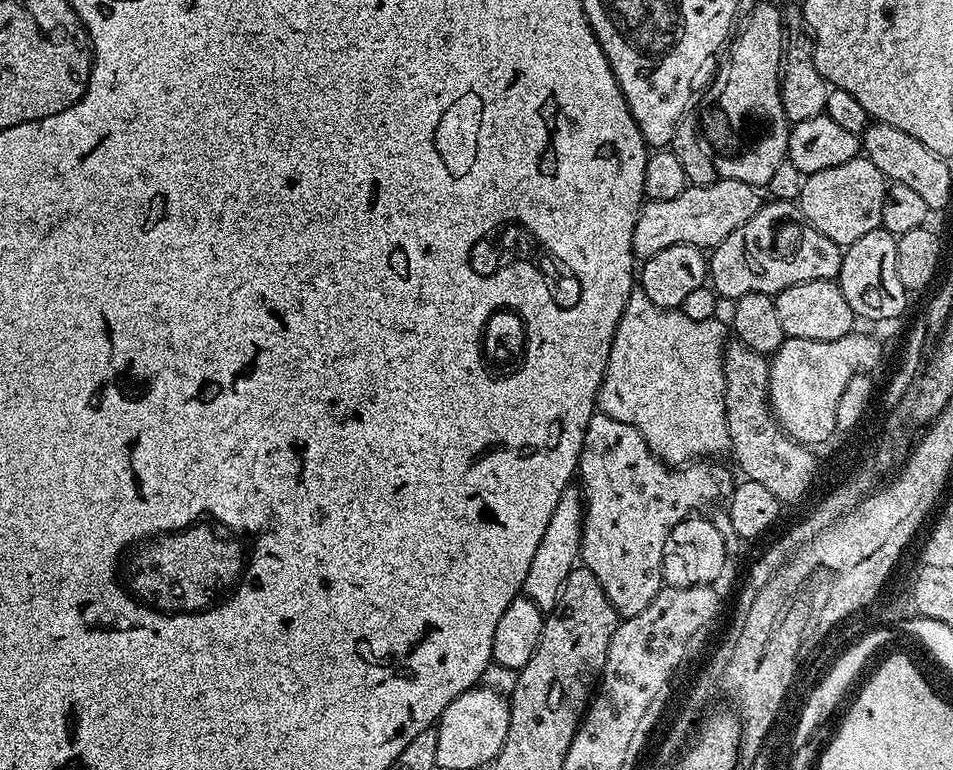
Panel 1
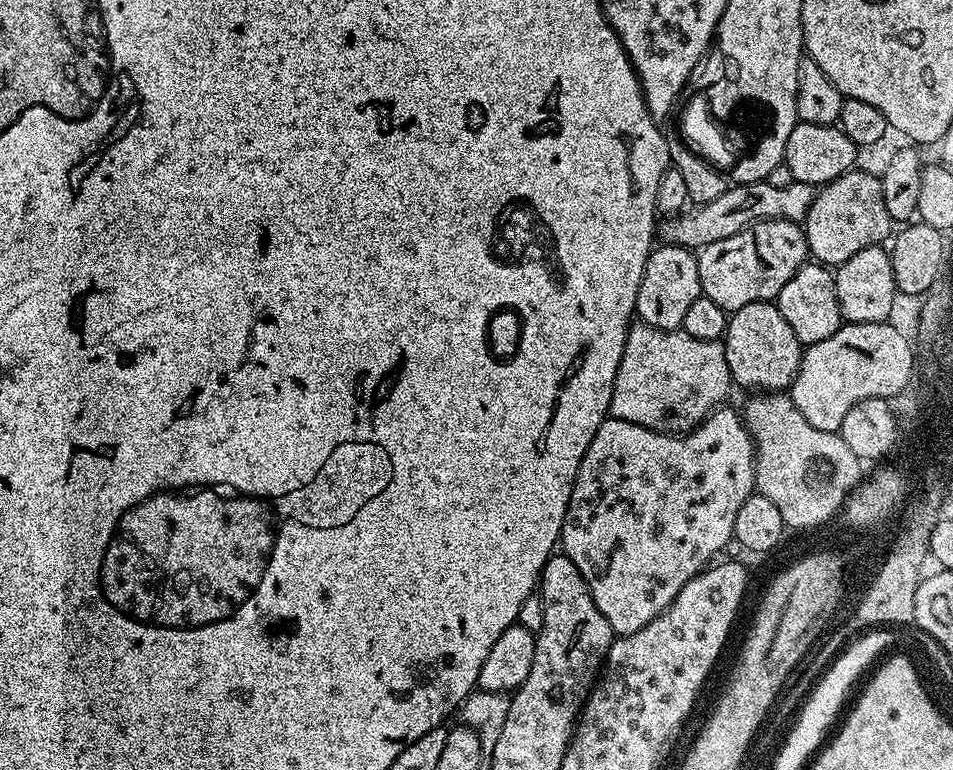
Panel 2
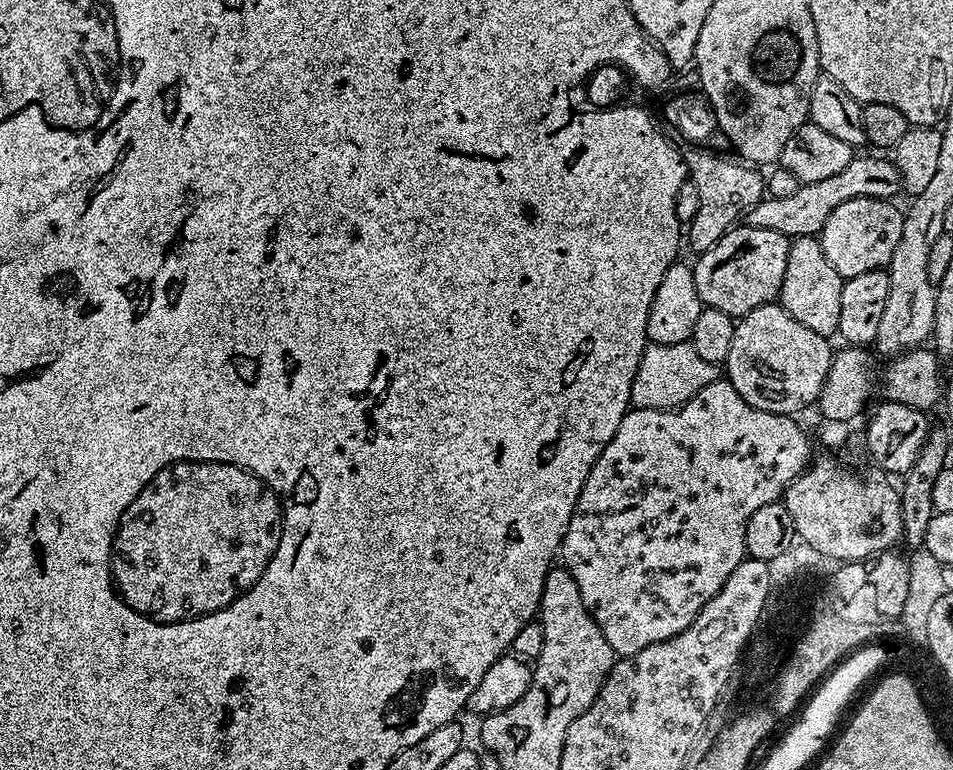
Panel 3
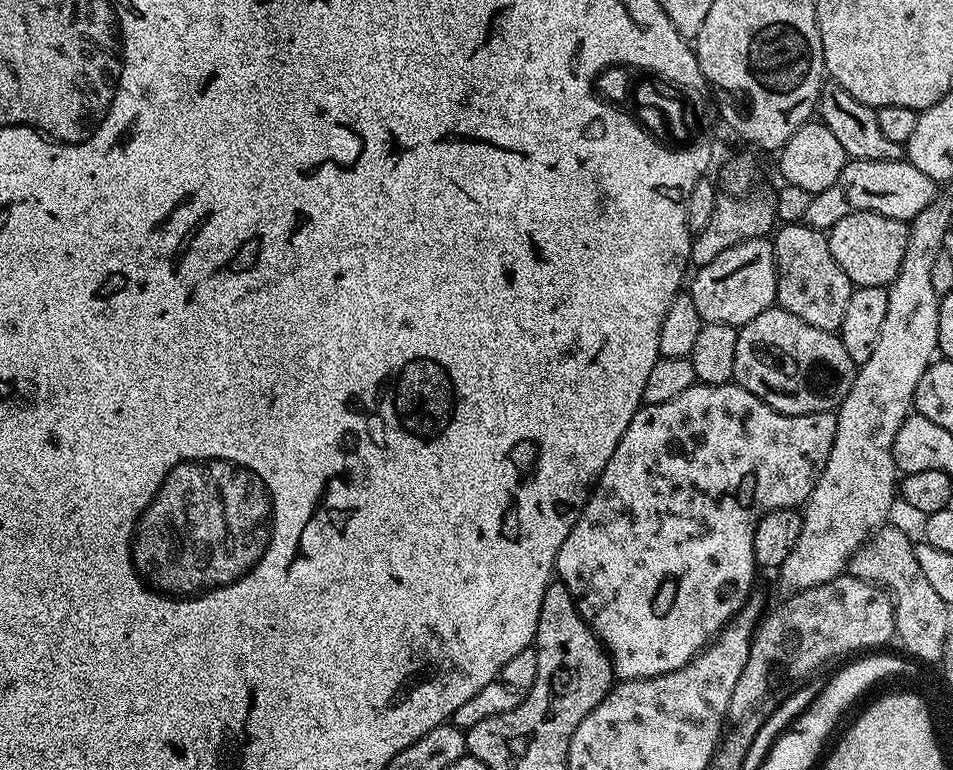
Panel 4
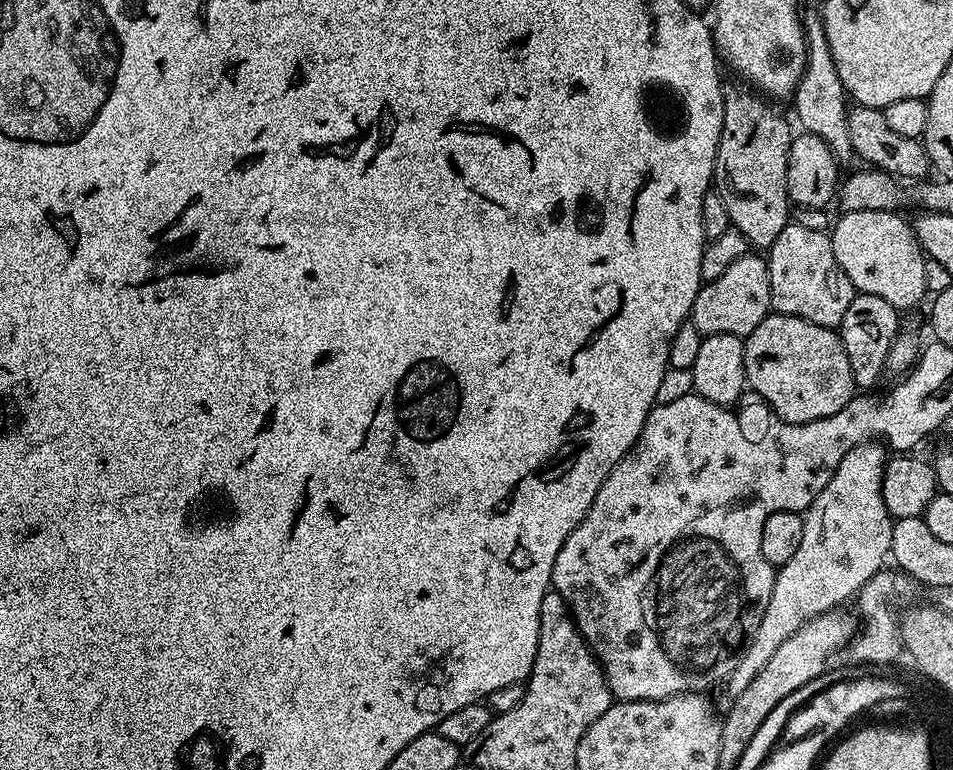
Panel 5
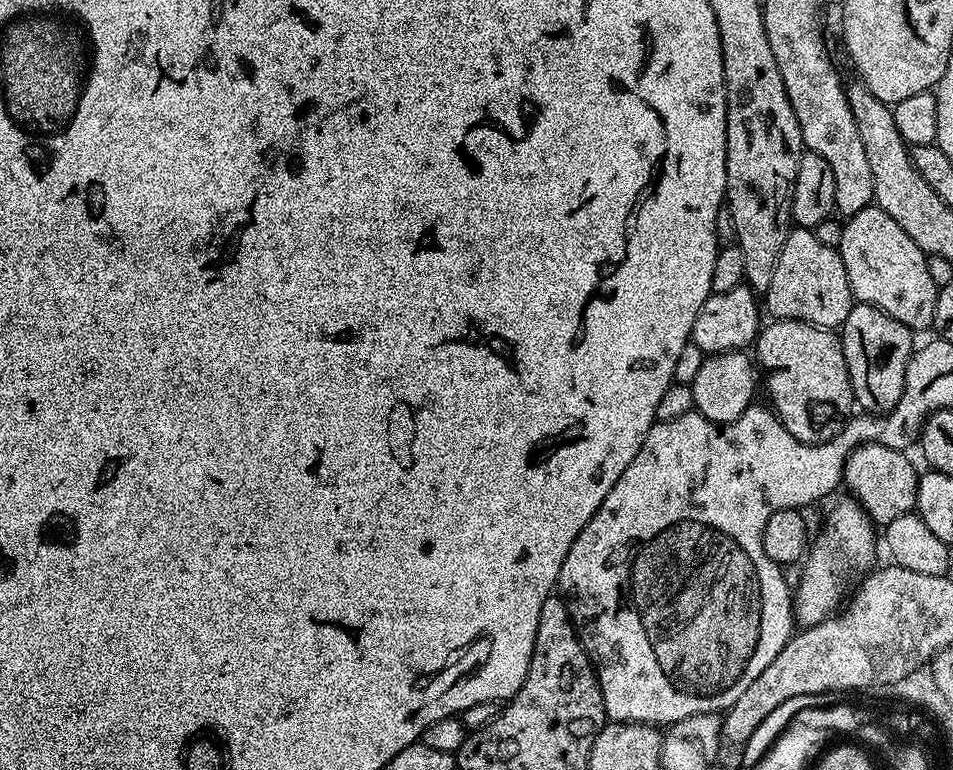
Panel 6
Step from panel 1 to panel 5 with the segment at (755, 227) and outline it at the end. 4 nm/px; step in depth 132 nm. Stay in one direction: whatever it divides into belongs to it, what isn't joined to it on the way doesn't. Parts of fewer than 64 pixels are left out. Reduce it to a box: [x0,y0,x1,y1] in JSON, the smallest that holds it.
[690,254,772,338]

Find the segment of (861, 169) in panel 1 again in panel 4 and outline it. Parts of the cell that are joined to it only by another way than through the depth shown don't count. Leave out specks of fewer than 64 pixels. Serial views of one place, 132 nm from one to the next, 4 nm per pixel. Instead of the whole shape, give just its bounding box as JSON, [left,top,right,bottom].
[826,212,908,288]

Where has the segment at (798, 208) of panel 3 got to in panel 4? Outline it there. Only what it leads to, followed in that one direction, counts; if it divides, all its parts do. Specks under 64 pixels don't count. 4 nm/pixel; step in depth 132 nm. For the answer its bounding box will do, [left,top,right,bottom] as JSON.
[804,160,937,230]

